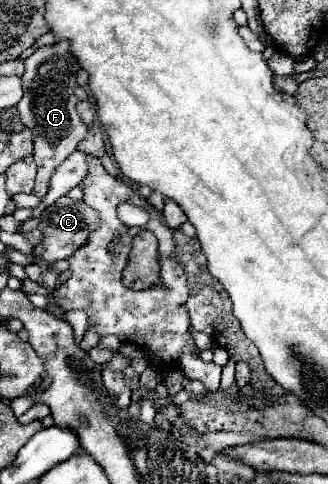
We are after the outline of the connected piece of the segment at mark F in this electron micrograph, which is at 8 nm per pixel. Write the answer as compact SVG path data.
M58 41L54 45L40 47L26 61L26 71L22 75L24 97L16 105L22 123L34 133L34 161L38 165L34 195L44 197L48 191L48 181L56 167L76 151L76 145L88 135L88 125L78 117L76 103L76 75L82 69L78 59L70 53L70 41Z

